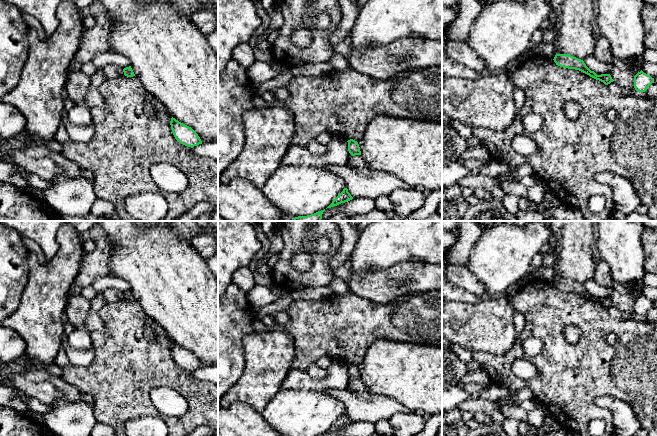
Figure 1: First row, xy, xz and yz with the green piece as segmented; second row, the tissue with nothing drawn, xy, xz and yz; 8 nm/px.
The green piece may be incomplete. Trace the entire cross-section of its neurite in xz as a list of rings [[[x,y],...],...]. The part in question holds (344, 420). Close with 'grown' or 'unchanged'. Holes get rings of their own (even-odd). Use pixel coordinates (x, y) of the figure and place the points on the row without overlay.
[[[344,412],[343,415],[332,425],[332,427],[327,432],[337,430],[341,427],[345,427],[345,426],[350,425],[352,423],[353,423],[353,421],[348,416],[348,413]]] | unchanged

